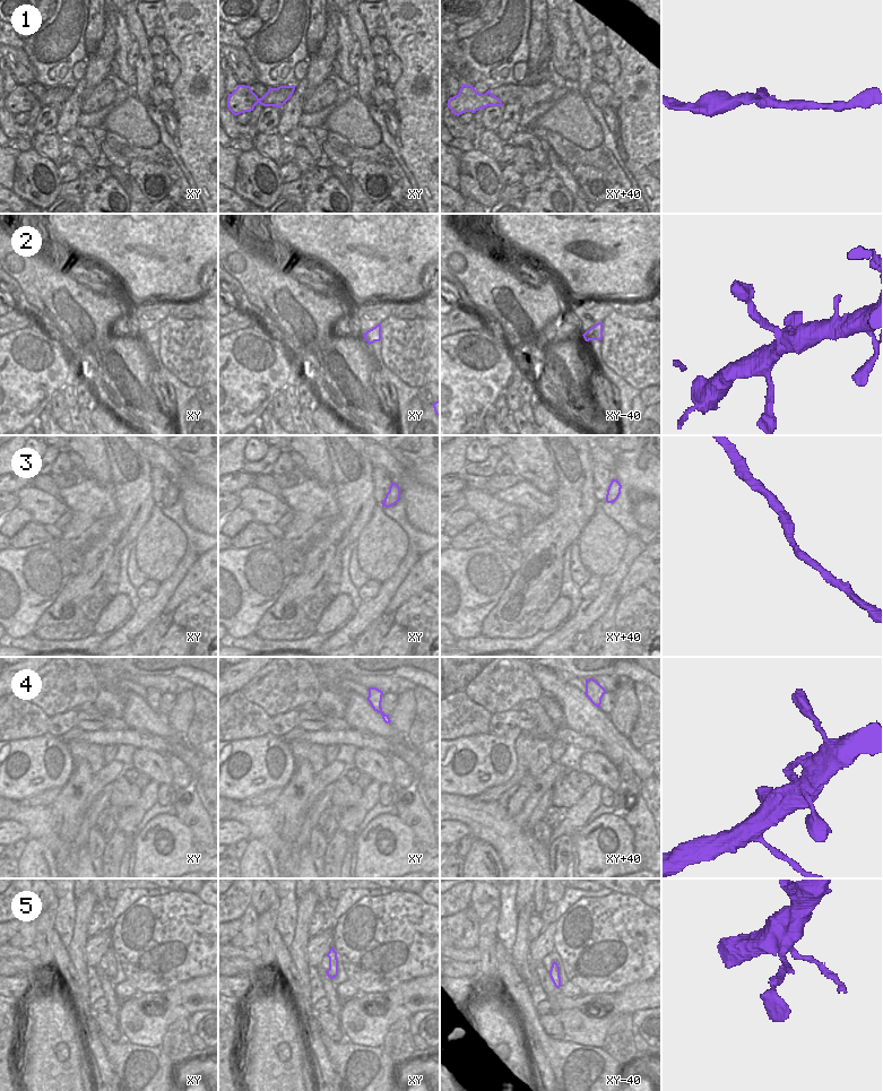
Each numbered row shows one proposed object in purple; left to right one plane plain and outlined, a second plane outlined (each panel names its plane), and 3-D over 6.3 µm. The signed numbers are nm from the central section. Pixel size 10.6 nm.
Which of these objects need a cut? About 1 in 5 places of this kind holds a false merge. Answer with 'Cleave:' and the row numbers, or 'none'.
Cleave: none

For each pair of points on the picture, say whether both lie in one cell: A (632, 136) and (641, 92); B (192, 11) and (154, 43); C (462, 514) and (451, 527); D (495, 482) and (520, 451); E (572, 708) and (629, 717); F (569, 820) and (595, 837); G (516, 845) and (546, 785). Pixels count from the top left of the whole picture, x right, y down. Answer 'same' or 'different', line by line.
A: same
B: different
C: same
D: different
E: different
F: different
G: same

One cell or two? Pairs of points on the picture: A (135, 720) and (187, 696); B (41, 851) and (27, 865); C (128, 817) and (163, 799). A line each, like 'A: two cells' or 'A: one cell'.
A: two cells
B: one cell
C: two cells

